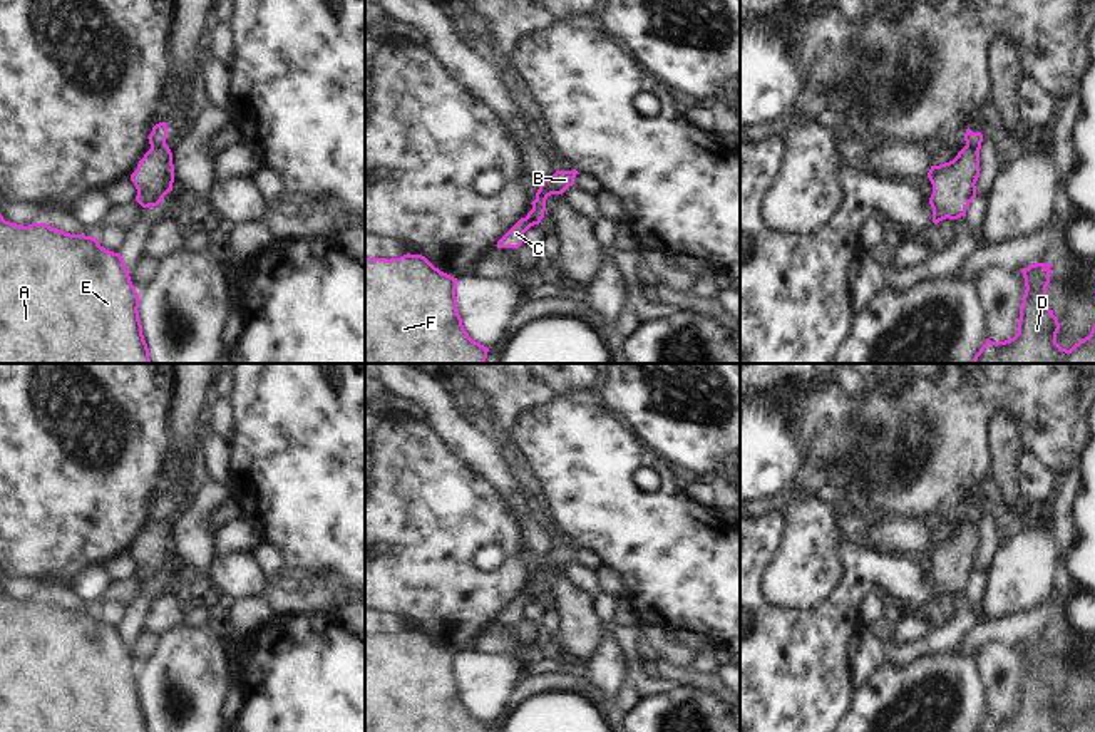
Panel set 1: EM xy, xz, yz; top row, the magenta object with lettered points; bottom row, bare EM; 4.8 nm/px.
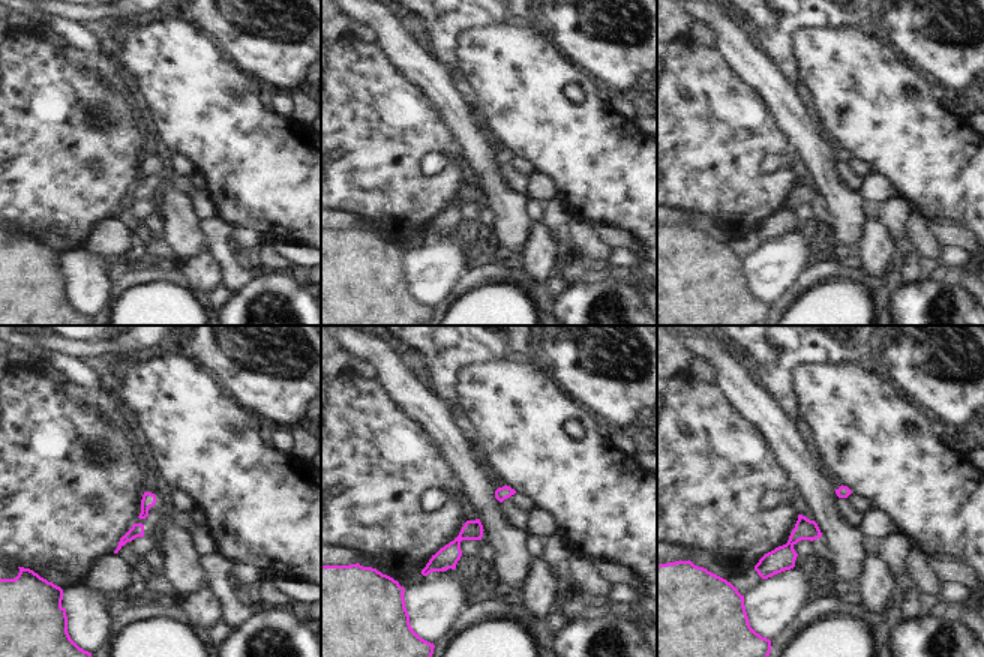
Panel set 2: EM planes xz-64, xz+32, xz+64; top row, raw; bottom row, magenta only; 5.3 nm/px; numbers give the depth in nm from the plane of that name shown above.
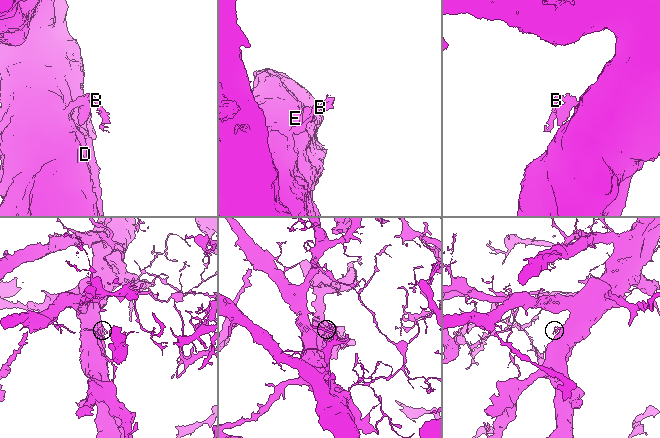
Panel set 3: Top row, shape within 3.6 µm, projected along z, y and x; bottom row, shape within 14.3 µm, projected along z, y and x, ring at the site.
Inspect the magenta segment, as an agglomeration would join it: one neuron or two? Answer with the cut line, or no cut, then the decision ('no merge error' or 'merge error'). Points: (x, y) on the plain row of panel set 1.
cut in xy along (164, 518), (151, 521); merge error

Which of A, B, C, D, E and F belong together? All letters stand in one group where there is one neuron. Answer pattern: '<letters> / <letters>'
A C D E F / B

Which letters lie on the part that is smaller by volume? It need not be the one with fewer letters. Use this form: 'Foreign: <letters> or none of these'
Foreign: B

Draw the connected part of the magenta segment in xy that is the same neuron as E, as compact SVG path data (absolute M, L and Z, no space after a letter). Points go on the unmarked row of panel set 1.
M0 590L0 732L149 732L149 724L142 710L139 695L139 670L124 642L121 628L114 628L99 620L97 613L70 610L47 598L28 601L5 596Z

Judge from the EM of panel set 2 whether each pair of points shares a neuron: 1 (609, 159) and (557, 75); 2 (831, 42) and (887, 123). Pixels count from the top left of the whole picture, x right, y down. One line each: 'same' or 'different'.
1: same
2: same

